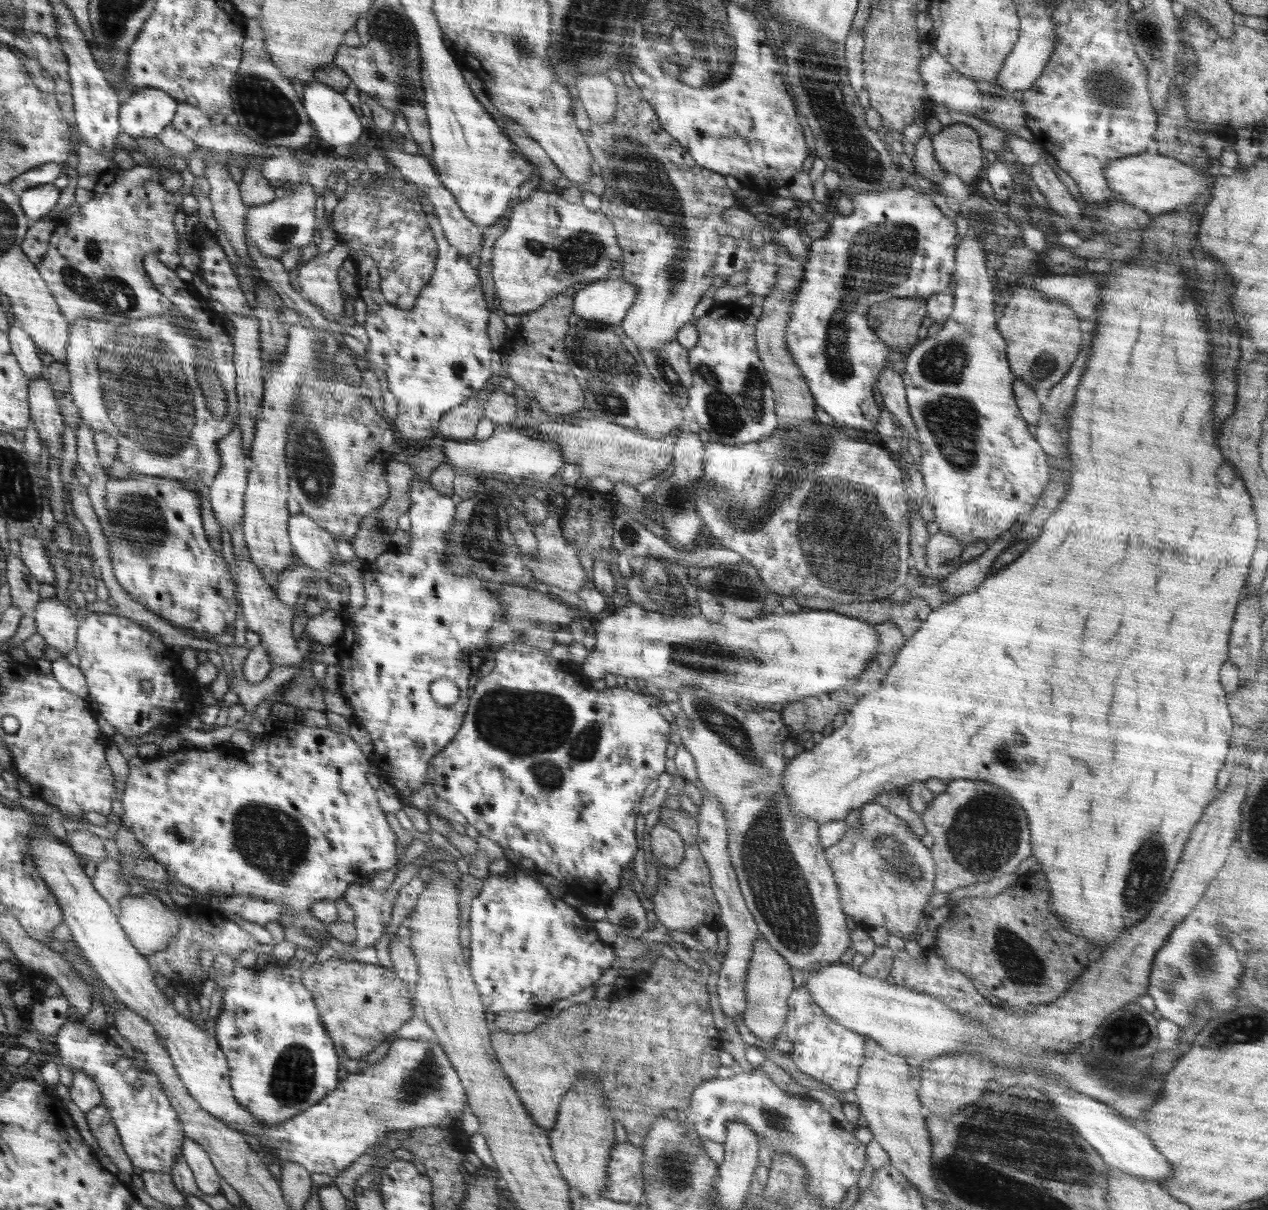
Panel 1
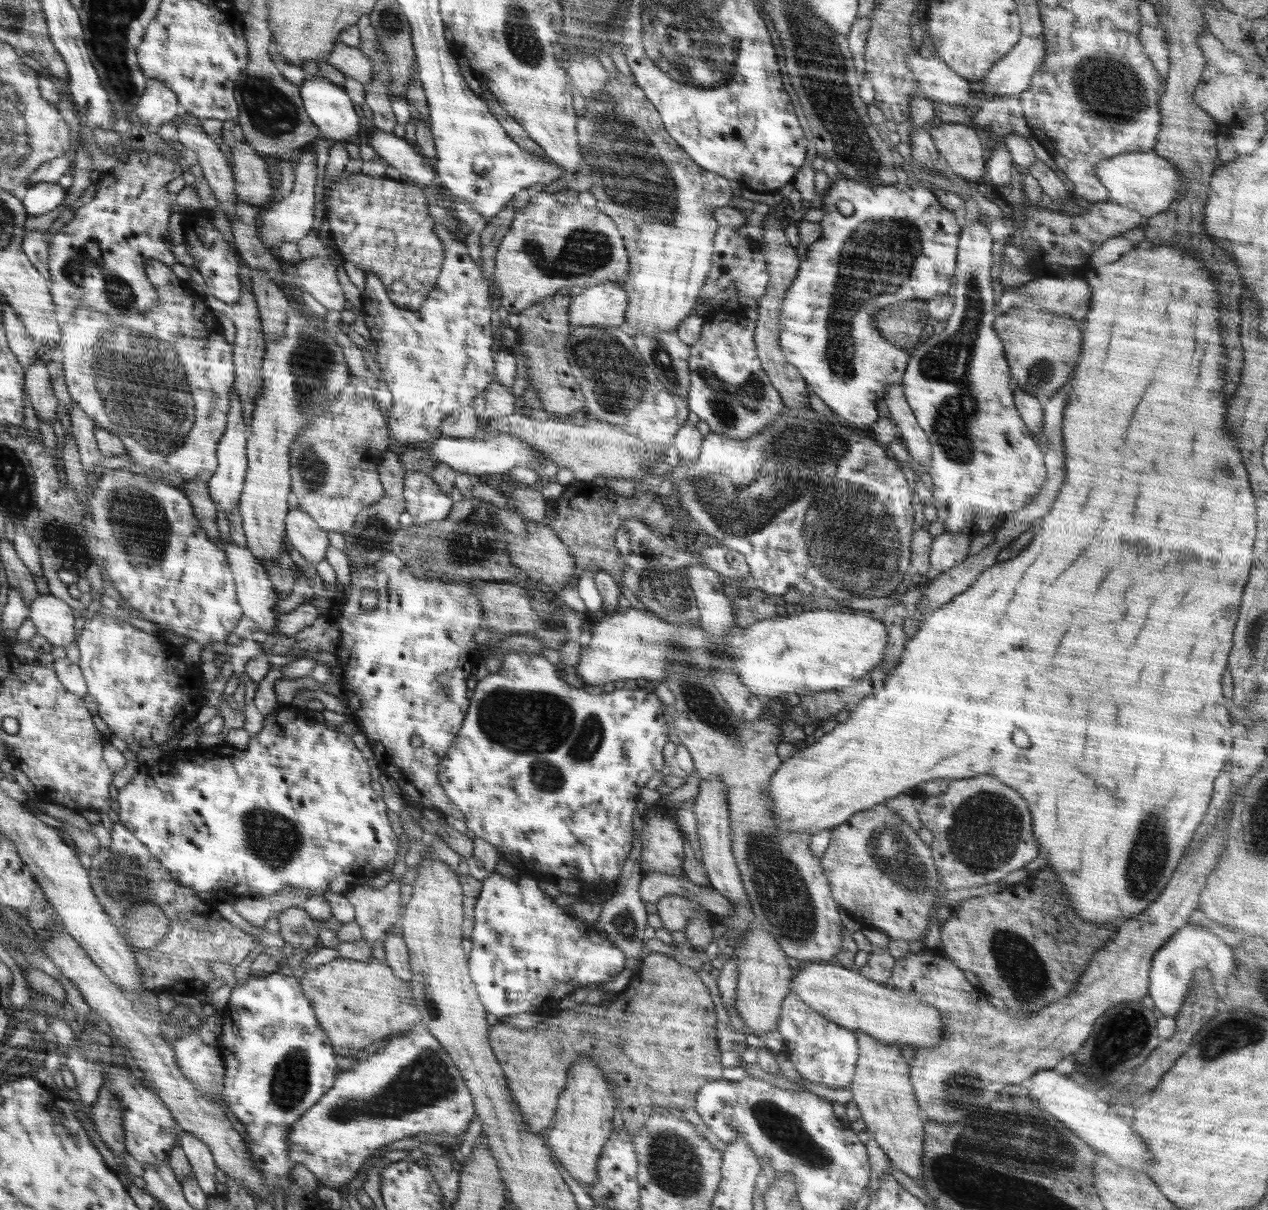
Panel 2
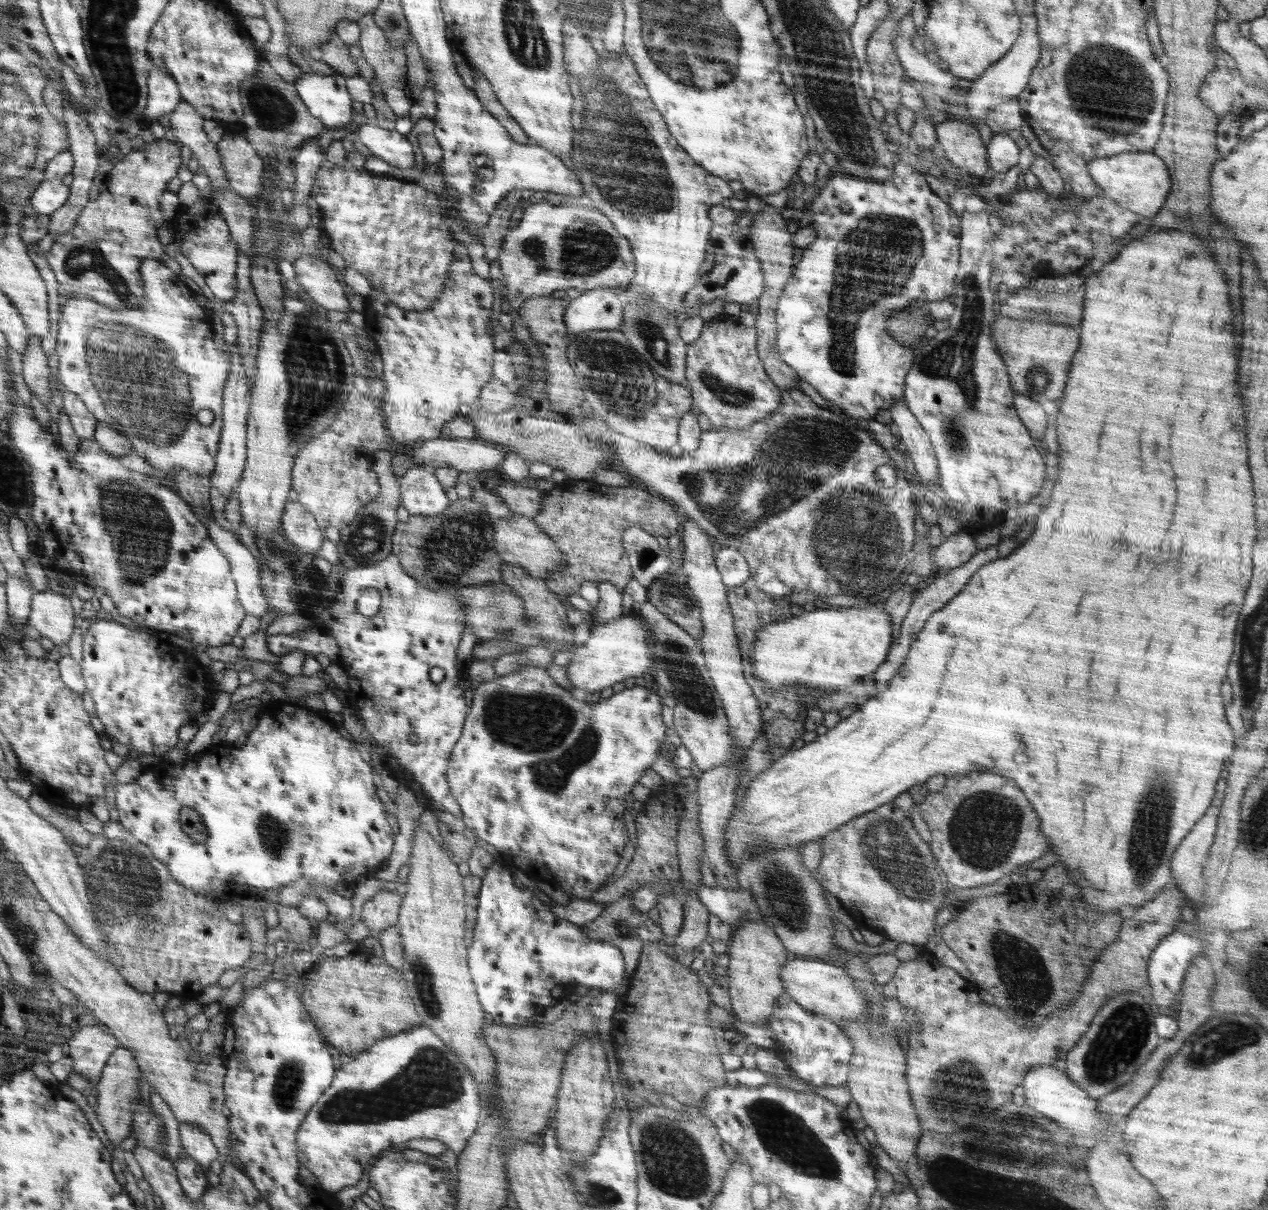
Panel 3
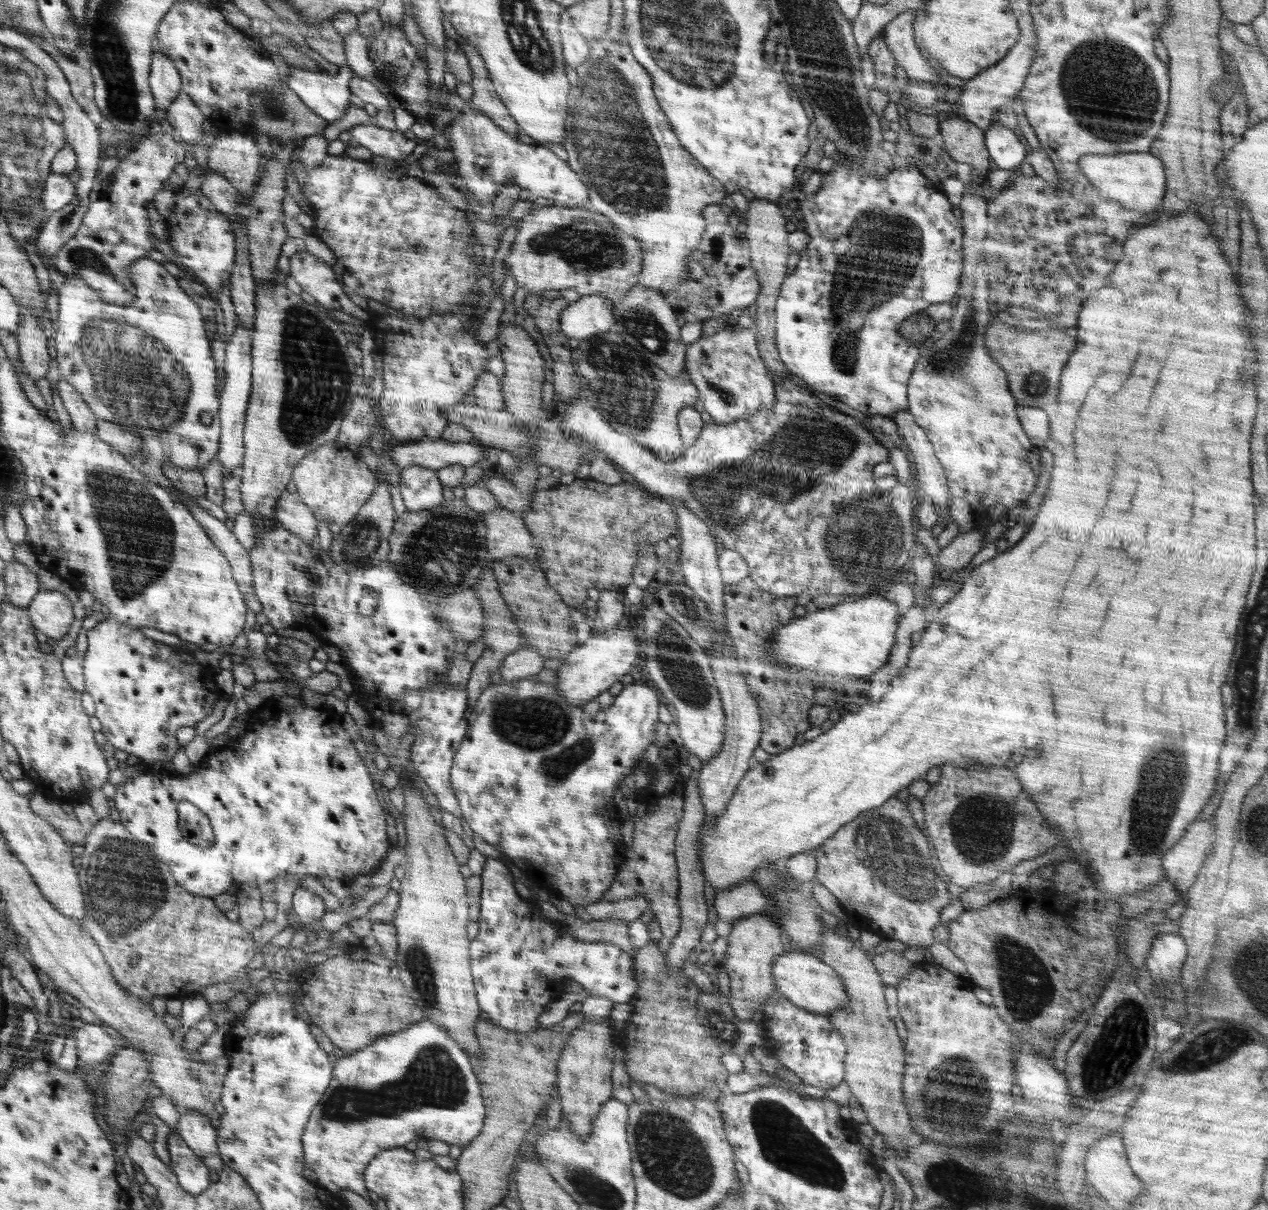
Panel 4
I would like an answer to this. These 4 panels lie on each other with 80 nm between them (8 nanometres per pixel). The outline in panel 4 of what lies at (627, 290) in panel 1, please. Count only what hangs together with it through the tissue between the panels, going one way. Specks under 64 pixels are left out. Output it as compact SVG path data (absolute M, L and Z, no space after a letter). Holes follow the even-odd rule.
M596 294L569 304L559 318L564 336L584 340L588 336L608 332L615 324L615 303Z

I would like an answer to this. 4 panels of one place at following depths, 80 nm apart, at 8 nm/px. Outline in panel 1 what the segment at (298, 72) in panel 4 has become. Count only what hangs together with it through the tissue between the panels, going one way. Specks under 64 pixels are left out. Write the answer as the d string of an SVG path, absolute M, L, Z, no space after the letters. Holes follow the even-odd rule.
M316 80L304 87L301 100L311 124L314 124L318 131L319 138L328 143L330 149L344 150L359 140L364 128L360 124L360 117L356 115L354 107L344 98L343 93Z

